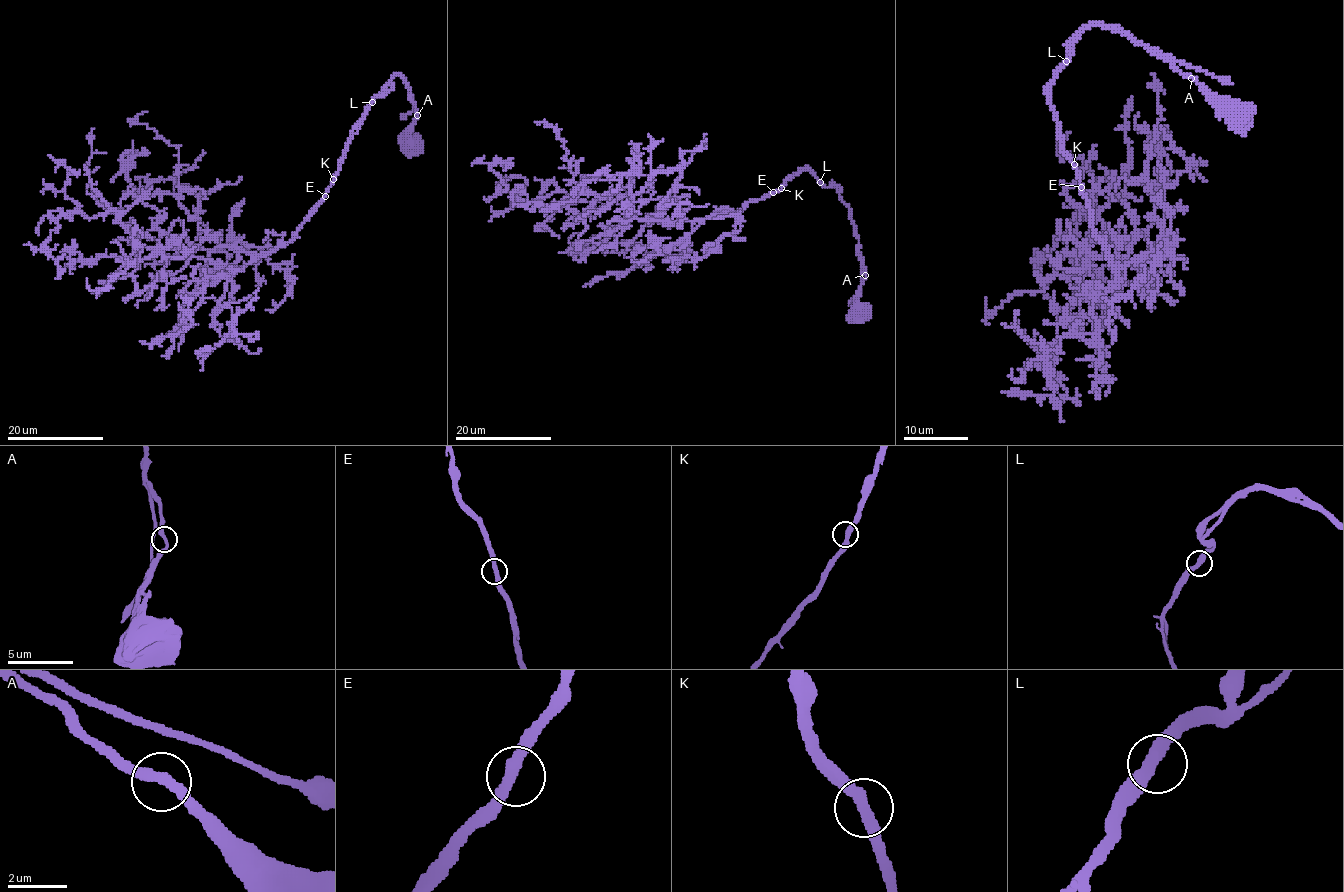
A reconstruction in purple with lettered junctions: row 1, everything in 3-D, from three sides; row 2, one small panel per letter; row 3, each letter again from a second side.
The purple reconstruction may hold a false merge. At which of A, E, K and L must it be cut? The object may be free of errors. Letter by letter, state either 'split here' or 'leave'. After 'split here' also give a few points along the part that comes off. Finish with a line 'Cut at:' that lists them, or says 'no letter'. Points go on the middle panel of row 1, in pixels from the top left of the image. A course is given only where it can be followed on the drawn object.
A: leave
E: leave
K: leave
L: leave
Cut at: no letter

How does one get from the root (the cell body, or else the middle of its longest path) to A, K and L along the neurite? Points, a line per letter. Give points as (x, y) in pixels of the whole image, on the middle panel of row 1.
A: (858, 312), (858, 287), (865, 275)
K: (858, 312), (865, 266), (840, 191), (831, 183), (824, 186), (808, 170), (781, 188)
L: (858, 312), (865, 266), (857, 230), (840, 191), (820, 182)

